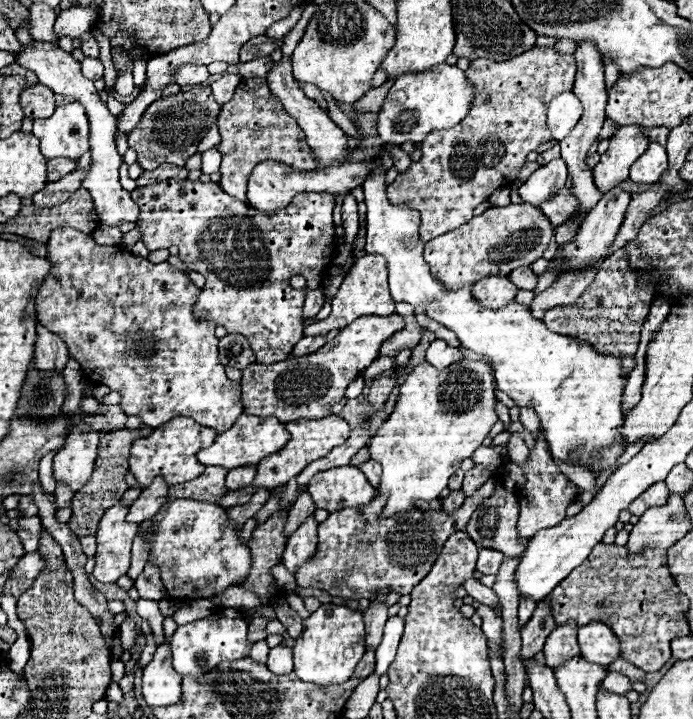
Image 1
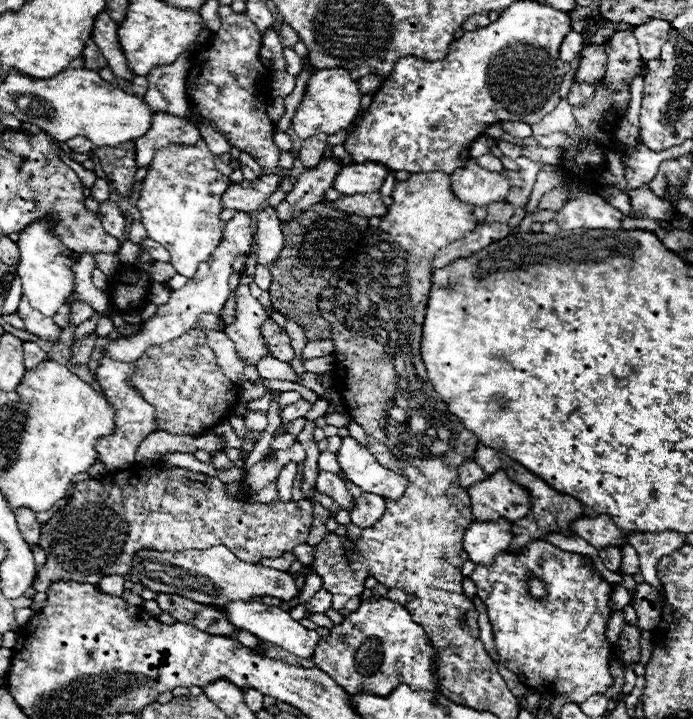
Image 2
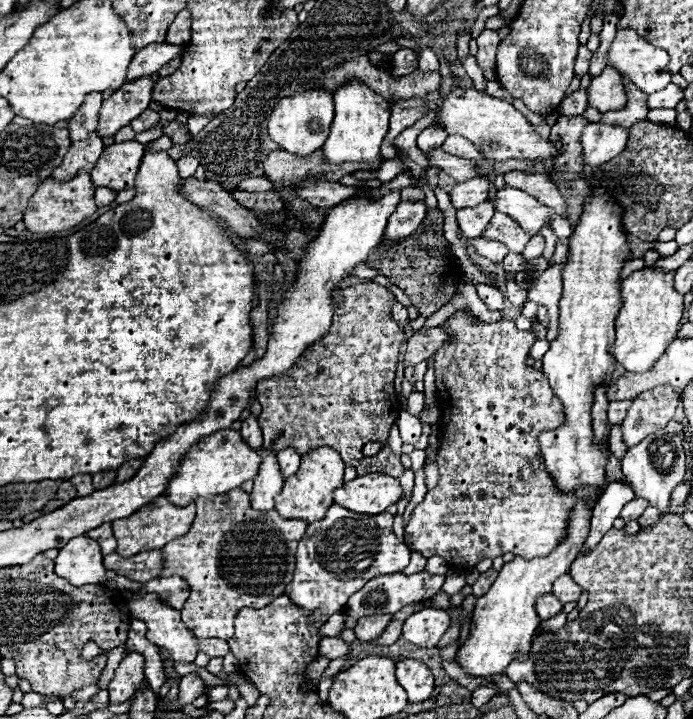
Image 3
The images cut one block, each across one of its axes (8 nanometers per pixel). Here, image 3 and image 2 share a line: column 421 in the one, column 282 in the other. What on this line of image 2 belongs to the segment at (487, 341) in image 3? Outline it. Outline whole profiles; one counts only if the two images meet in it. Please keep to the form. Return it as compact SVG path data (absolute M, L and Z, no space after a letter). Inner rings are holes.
M156 464L148 468L132 466L104 476L102 480L86 480L74 484L70 502L60 508L44 526L40 548L46 552L46 564L34 580L36 592L46 592L52 582L88 582L98 584L102 576L128 574L132 560L140 550L158 552L184 552L184 550L206 550L212 546L226 546L244 562L258 562L262 558L278 558L294 546L306 542L312 524L310 500L300 502L272 502L272 504L246 504L246 500L228 498L224 484L218 478L210 478L202 472L190 472L176 466Z

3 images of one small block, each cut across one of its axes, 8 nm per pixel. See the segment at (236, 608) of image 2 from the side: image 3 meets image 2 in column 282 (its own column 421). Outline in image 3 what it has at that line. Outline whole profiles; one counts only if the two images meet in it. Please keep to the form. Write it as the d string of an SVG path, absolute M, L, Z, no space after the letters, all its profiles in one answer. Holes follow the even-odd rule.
M424 608L412 614L402 628L402 636L418 648L436 648L438 638L450 628L450 616L438 608Z

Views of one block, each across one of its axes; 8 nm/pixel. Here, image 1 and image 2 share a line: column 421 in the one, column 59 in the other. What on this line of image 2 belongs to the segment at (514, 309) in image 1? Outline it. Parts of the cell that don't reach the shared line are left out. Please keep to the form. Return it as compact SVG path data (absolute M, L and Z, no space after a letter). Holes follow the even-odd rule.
M46 218L28 224L18 234L16 246L20 250L20 262L16 272L22 280L22 294L38 312L42 312L44 316L54 316L74 290L74 266L78 260L58 238L52 236Z

